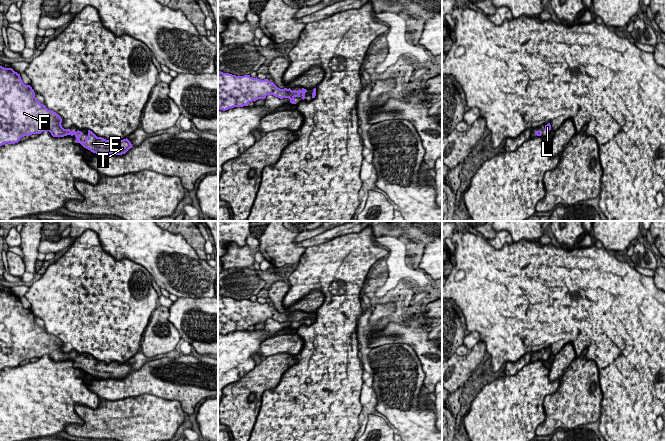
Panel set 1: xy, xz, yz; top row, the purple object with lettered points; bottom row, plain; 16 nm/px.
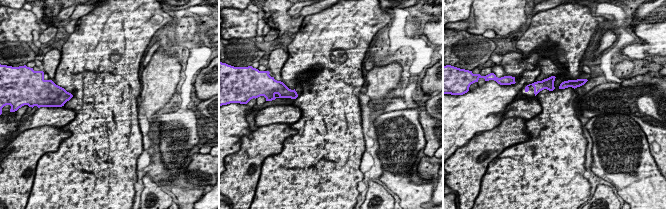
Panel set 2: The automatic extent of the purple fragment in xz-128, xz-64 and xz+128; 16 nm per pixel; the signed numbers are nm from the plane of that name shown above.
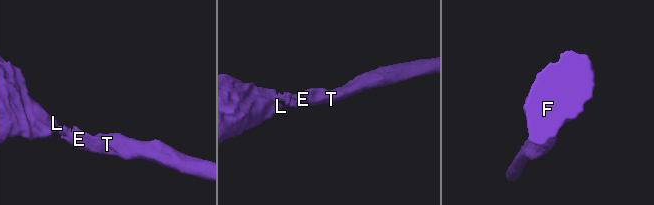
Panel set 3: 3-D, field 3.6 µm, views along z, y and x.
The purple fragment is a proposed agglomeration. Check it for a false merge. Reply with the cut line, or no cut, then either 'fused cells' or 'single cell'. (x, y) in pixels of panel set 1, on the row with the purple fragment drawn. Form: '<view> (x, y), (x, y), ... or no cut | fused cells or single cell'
no cut | single cell

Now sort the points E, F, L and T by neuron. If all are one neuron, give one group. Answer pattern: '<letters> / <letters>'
E F L T

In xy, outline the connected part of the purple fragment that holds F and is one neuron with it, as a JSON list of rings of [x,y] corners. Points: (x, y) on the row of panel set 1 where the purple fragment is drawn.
[[[0,66],[0,146],[49,131],[53,137],[74,135],[76,143],[99,155],[122,155],[133,147],[127,138],[106,140],[90,130],[81,142],[81,131],[64,129],[61,123],[62,118],[37,100],[34,90],[23,83],[20,74]]]

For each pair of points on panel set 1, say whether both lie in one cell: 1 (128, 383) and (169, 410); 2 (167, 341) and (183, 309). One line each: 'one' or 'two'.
1: two
2: two

